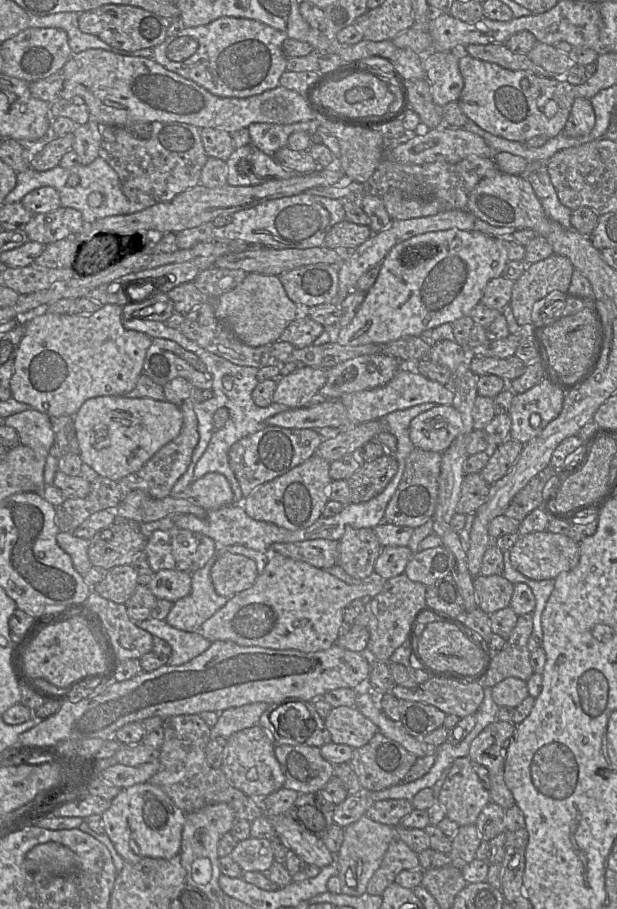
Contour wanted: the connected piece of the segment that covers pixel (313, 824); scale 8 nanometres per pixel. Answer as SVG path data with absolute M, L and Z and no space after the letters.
M319 790L300 794L288 814L308 833L322 839L334 823L335 807L324 791Z

